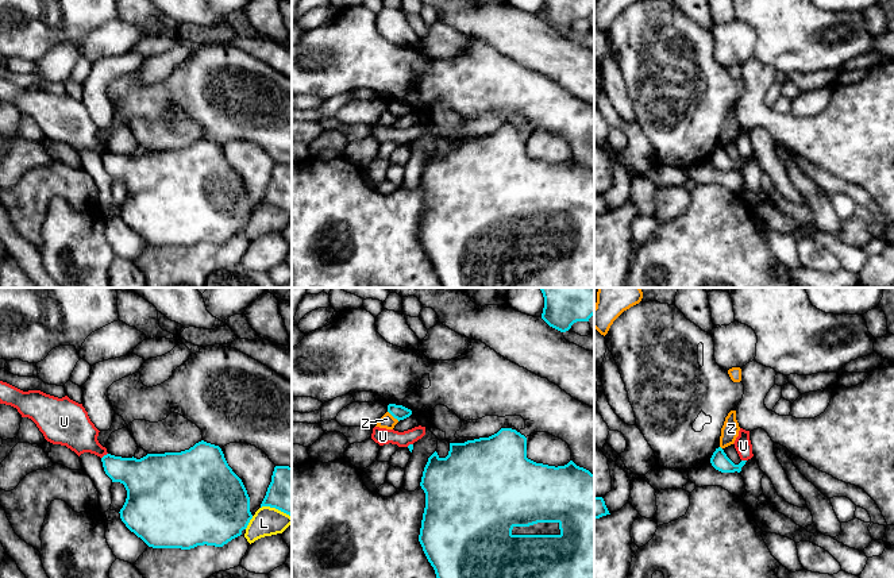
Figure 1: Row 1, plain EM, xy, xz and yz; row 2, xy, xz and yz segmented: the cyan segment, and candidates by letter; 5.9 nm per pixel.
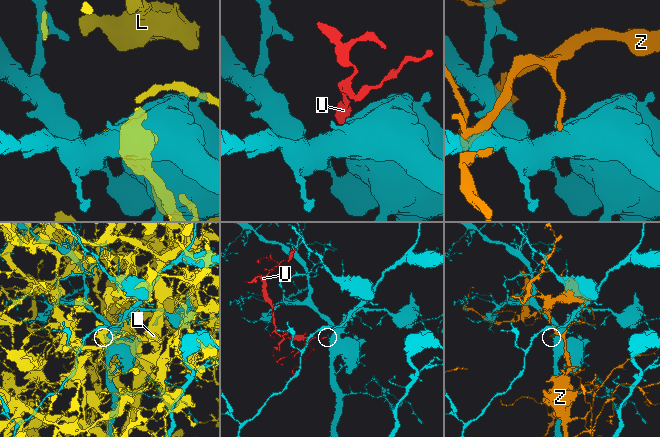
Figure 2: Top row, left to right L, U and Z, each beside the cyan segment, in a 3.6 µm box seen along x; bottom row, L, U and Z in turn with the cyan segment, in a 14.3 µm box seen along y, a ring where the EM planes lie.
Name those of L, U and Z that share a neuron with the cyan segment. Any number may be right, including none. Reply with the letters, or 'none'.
none

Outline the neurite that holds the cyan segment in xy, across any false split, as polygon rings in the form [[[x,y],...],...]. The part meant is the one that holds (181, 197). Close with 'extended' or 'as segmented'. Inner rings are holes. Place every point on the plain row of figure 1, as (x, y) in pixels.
[[[201,138],[181,150],[147,151],[140,157],[107,151],[101,159],[112,180],[123,181],[127,188],[119,209],[122,219],[149,244],[223,244],[240,234],[253,216],[247,188],[219,143]]] | as segmented

